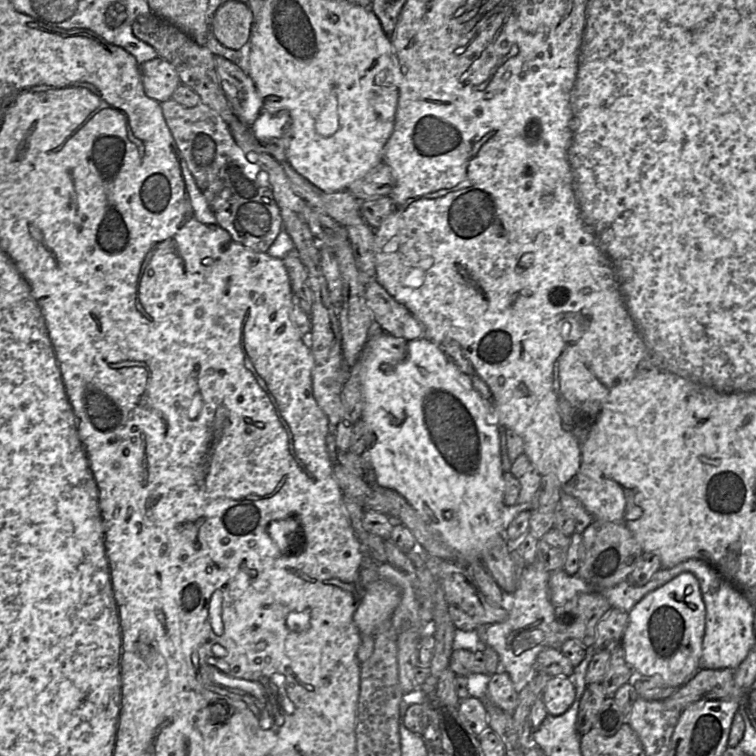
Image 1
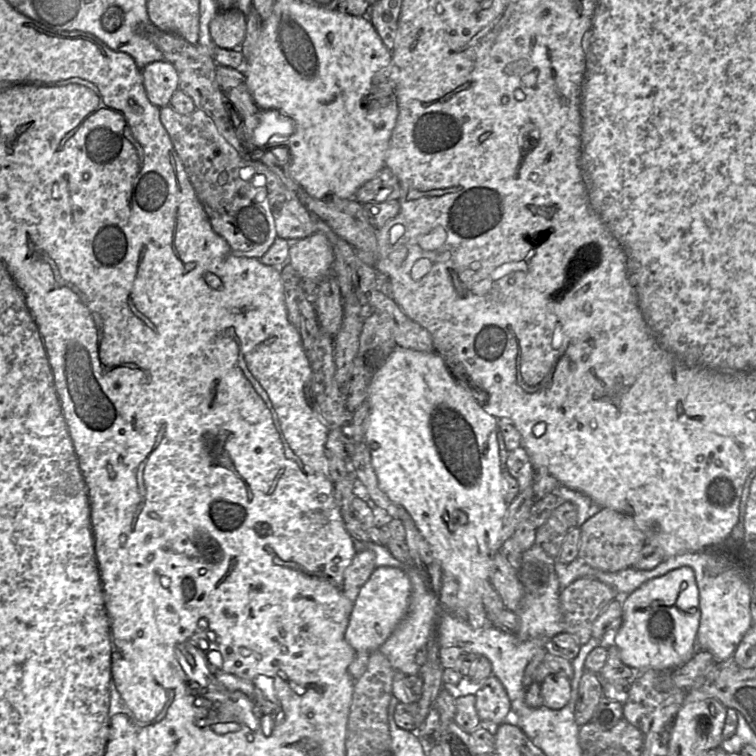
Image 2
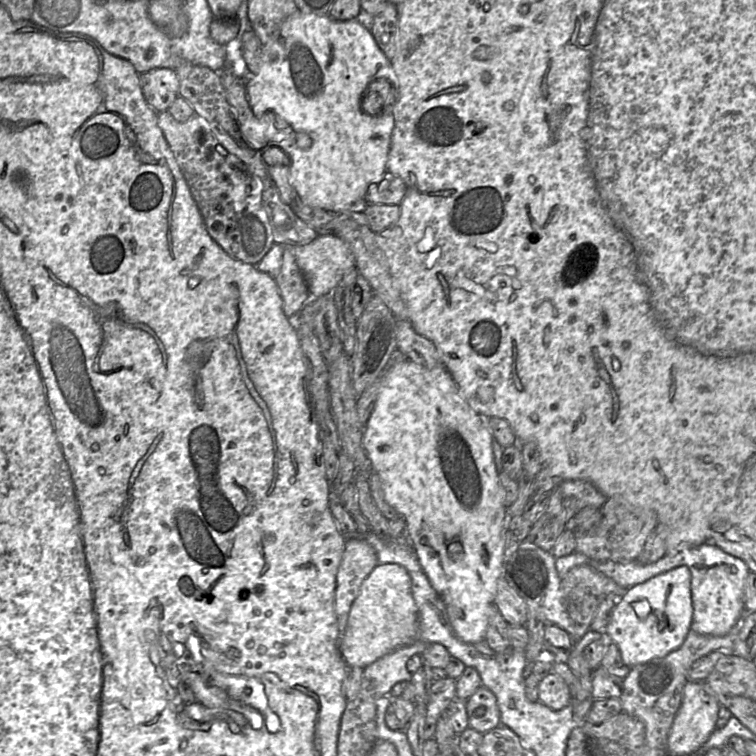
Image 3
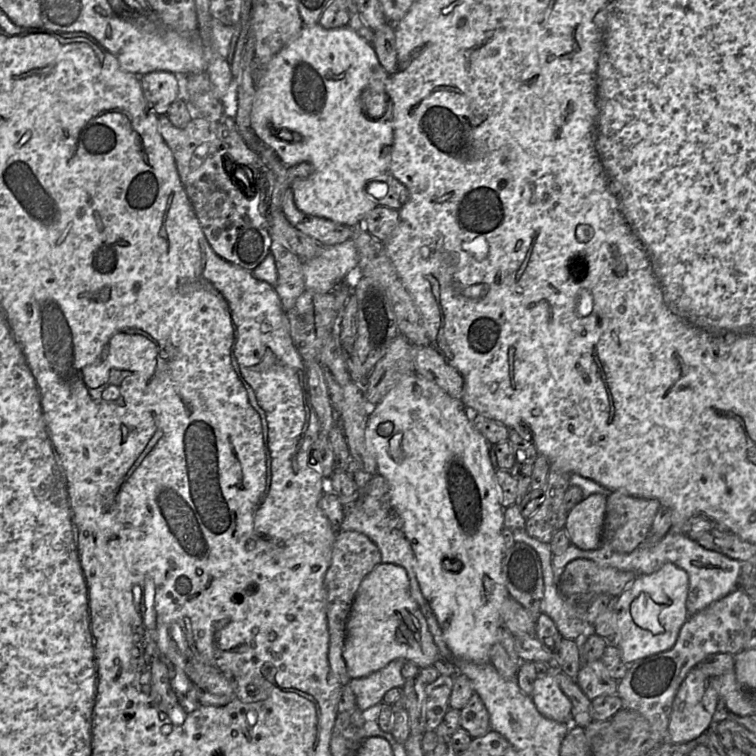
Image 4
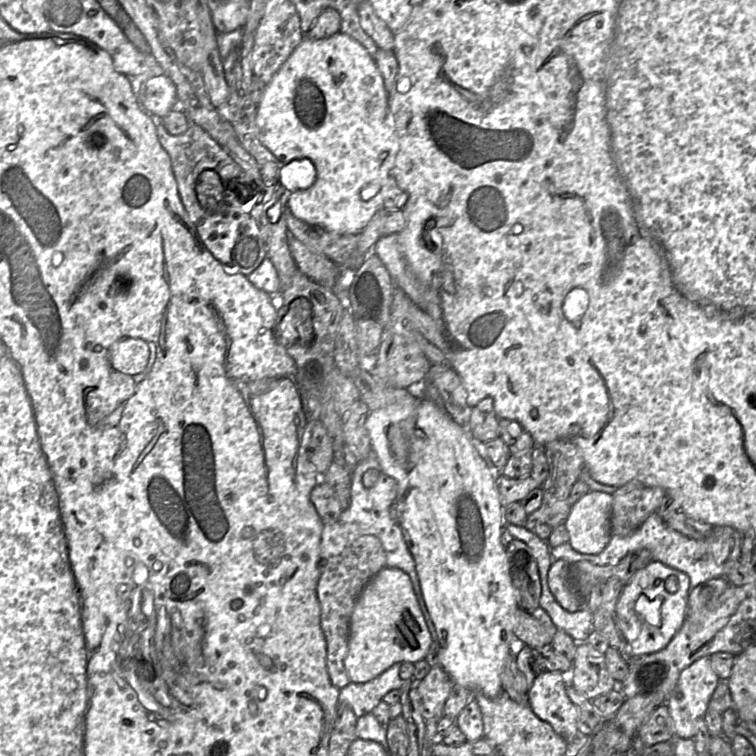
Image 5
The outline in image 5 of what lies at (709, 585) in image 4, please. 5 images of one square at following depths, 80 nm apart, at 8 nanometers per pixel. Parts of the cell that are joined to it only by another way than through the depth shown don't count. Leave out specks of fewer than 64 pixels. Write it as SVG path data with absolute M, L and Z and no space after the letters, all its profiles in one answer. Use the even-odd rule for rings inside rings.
M654 512L642 525L629 536L613 534L608 545L599 554L585 554L586 561L594 562L597 566L618 564L626 555L647 549L651 552L652 560L684 572L690 579L690 590L712 578L725 578L725 574L738 561L728 558L722 550L703 547L706 542L694 541L678 531L669 528L660 516Z

